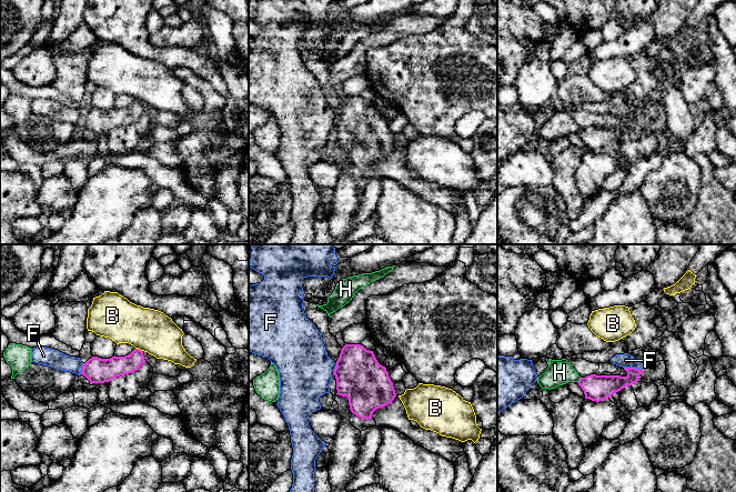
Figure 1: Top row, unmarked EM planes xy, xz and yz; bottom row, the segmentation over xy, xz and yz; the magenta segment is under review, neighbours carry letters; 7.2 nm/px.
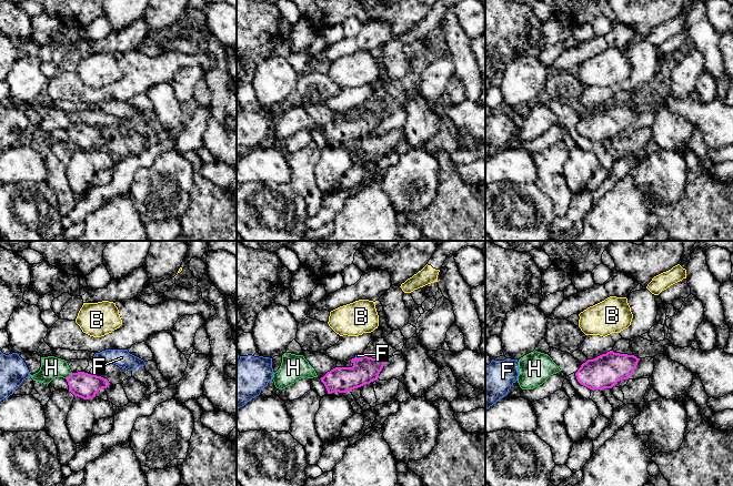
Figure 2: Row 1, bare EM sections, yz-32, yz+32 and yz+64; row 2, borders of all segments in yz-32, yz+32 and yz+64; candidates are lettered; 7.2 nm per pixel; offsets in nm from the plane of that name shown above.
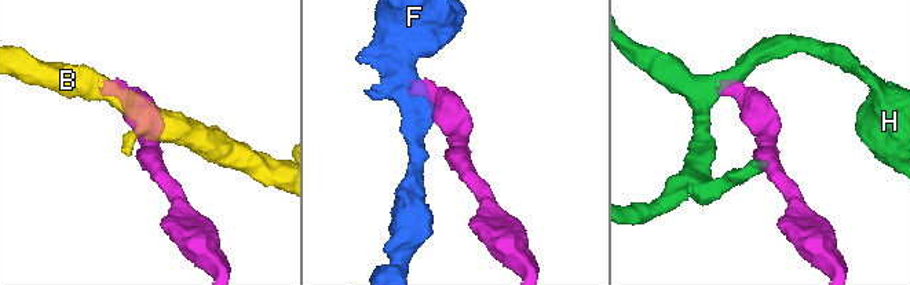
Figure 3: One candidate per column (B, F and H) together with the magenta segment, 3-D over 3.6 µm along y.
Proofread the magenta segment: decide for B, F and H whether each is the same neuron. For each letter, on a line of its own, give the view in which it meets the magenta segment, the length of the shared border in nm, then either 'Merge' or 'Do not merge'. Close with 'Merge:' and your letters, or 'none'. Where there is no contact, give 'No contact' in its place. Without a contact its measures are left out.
B: Touches magenta in xy. Shared border 60 nm. Do not merge
F: Touches magenta in yz. Shared border 150 nm. Do not merge
H: Touches magenta in yz. Shared border 50 nm. Do not merge
Merge: none

